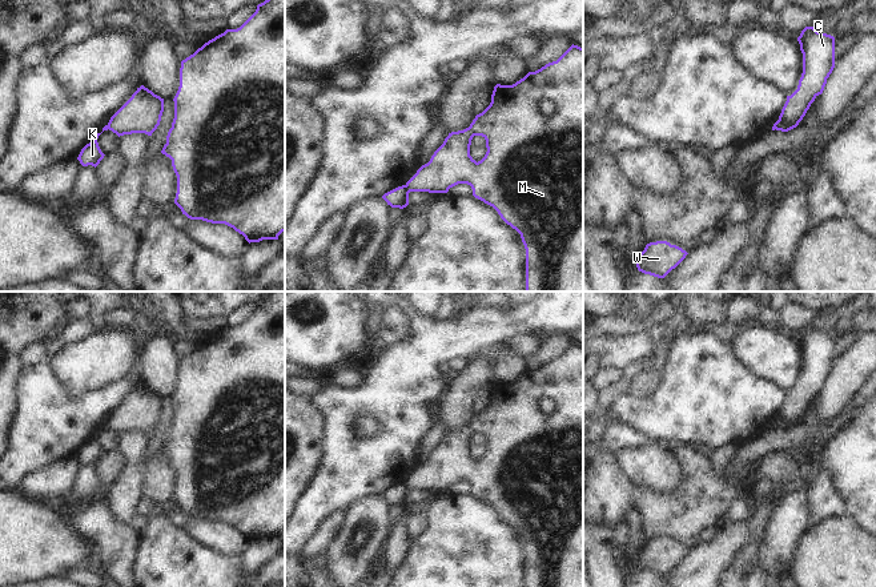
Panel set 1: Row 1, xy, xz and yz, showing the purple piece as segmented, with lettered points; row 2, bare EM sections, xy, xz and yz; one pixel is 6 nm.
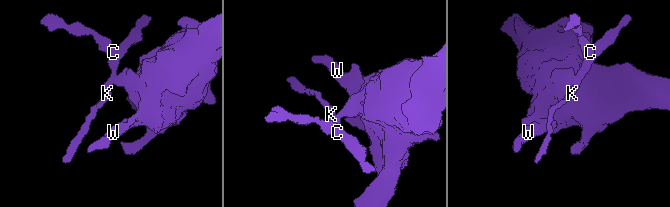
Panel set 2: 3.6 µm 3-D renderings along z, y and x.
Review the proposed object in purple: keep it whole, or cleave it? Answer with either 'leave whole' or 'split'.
split

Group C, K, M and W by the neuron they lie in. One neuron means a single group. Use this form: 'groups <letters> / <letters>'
groups C K / M W

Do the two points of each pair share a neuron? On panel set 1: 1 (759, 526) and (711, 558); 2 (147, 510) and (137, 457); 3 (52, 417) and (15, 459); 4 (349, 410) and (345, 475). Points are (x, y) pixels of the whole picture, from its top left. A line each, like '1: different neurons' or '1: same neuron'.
1: same neuron
2: different neurons
3: same neuron
4: same neuron

